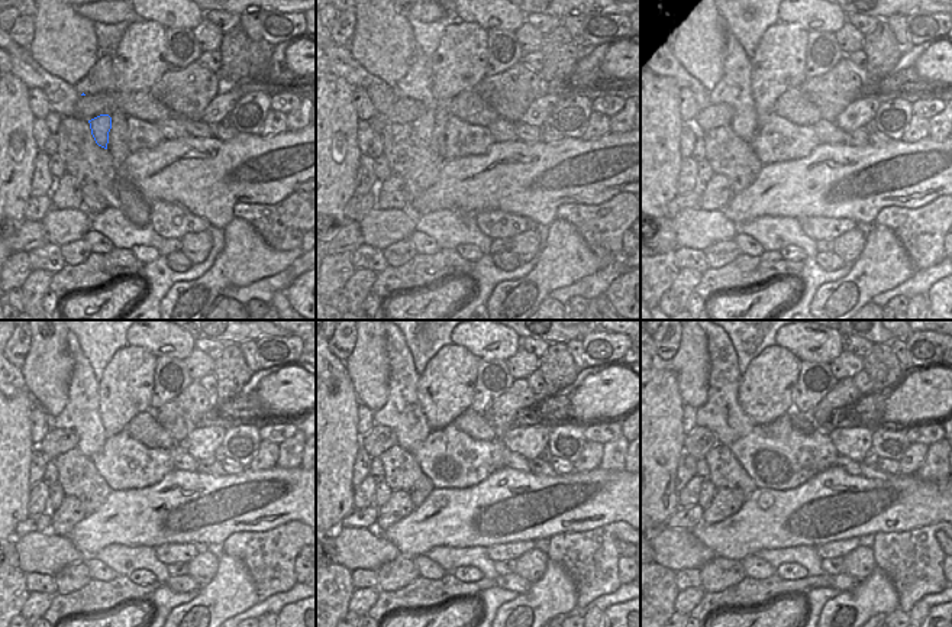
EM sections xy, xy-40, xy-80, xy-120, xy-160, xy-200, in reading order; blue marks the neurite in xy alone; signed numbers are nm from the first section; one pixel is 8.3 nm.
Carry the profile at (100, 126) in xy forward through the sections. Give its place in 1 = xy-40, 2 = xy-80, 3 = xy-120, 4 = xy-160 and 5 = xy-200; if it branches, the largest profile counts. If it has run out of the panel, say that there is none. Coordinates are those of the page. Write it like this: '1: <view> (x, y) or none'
1: xy-40 (404, 89)
2: xy-80 (744, 123)
3: xy-120 (77, 414)
4: xy-160 (412, 429)
5: xy-200 (720, 414)

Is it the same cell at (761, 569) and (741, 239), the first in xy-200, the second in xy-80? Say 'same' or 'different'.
same

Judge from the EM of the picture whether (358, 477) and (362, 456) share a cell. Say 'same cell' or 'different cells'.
same cell

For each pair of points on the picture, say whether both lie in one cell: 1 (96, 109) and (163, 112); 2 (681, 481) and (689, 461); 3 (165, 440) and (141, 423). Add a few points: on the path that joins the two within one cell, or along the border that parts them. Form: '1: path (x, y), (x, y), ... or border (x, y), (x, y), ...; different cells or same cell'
1: path (112, 104), (141, 104), (147, 109); same cell
2: path (683, 477), (687, 465); same cell
3: path (160, 438), (147, 429); same cell

